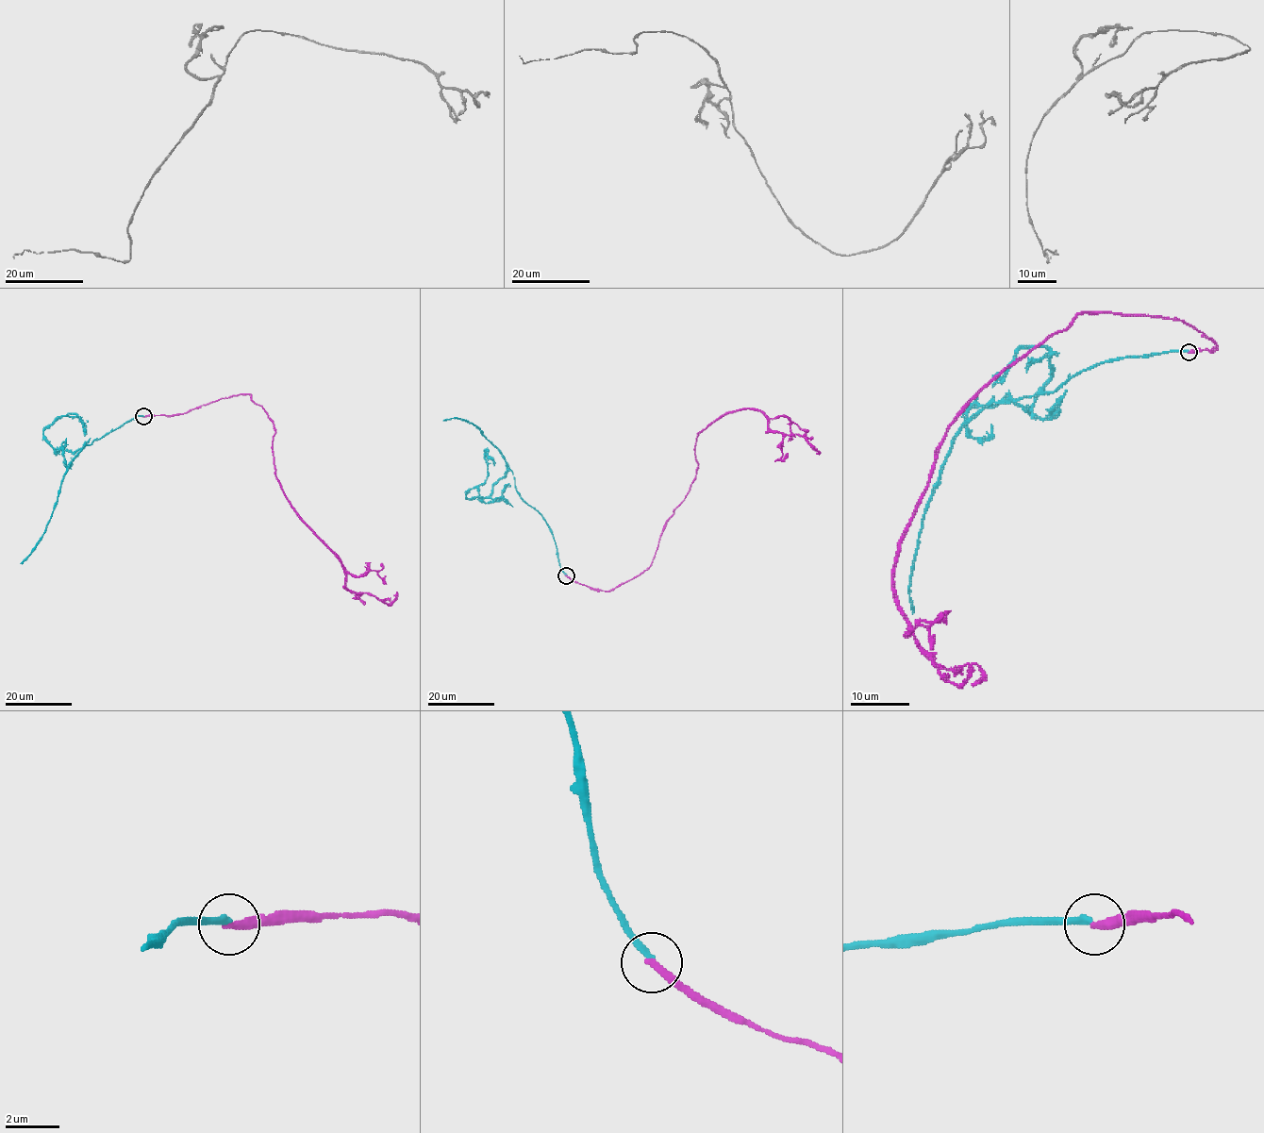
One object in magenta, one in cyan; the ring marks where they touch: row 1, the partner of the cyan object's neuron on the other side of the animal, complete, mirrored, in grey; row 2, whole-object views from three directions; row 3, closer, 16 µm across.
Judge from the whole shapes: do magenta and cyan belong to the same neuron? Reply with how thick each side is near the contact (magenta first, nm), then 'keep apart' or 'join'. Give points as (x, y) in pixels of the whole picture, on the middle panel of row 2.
300 nm thick on the magenta side, 240 nm on the other; keep apart

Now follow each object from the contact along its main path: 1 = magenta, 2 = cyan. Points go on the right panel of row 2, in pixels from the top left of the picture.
1: (1188, 351), (1216, 345), (1182, 320), (1080, 312), (949, 426), (893, 594), (939, 673), (958, 685), (967, 662)
2: (1188, 351), (995, 402), (1021, 348), (1049, 351), (1052, 374), (1028, 412), (969, 410), (972, 437), (990, 424)

